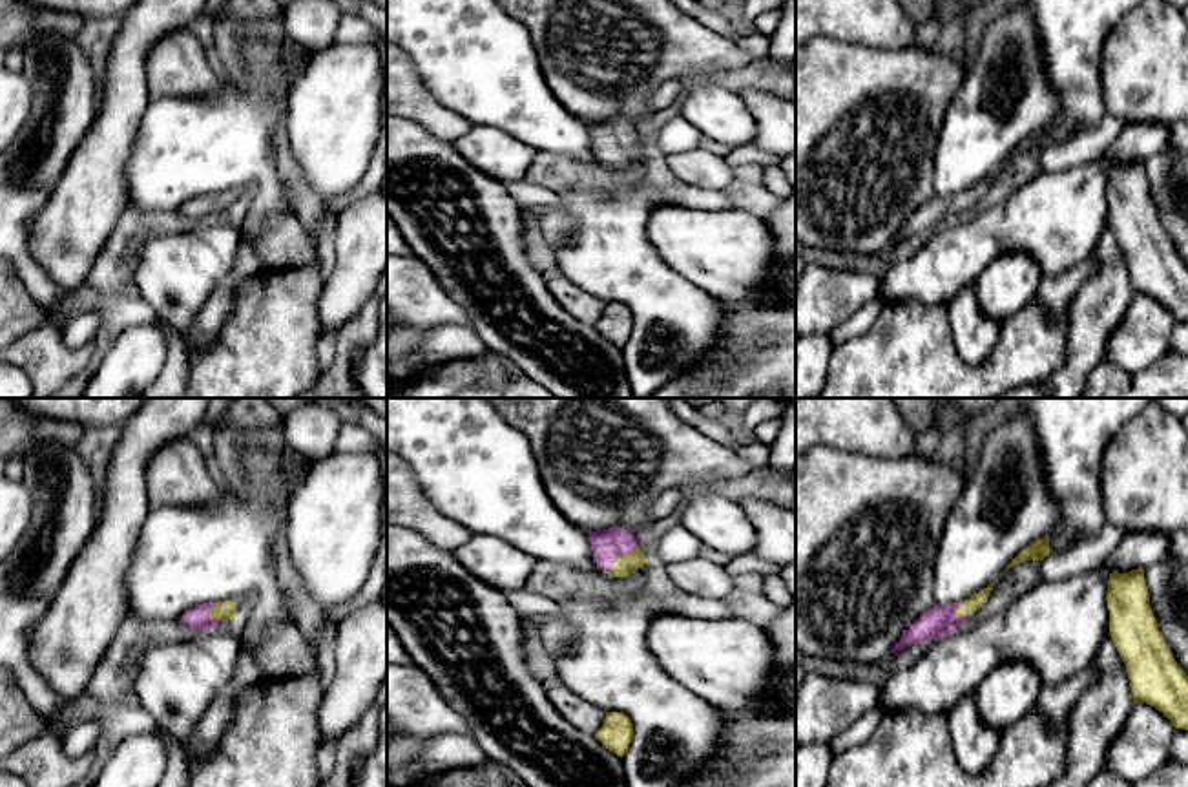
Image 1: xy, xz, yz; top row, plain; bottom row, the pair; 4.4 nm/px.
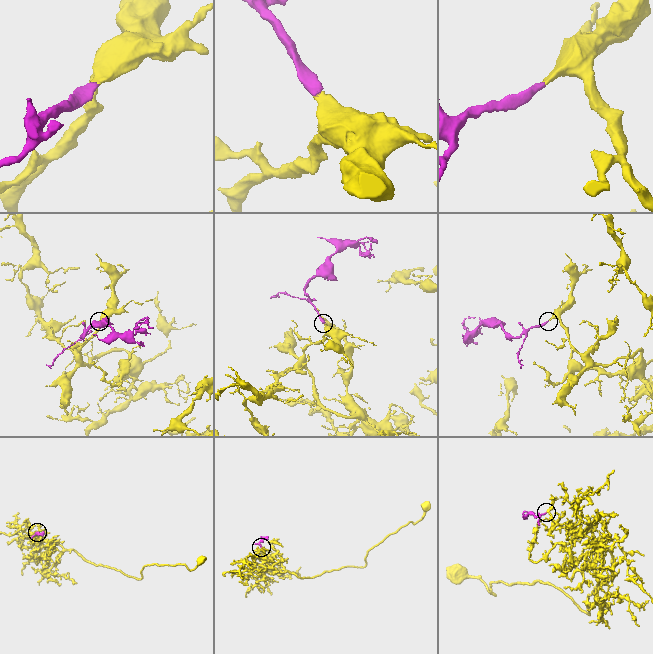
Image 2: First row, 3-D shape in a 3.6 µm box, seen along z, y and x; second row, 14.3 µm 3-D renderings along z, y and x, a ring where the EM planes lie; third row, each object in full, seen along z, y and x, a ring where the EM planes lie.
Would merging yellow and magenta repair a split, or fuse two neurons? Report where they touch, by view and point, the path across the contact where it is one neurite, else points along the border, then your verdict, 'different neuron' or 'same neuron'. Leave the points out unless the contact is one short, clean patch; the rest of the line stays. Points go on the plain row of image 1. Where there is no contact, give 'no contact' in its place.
contact xz (617, 148); way xz (625, 156), (617, 148), (606, 136); same neuron

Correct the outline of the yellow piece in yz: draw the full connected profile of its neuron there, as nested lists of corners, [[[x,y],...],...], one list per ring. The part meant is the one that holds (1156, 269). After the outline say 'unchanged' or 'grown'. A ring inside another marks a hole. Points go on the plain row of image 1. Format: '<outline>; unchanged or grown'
[[[1144,159],[1110,164],[1110,226],[1126,256],[1135,294],[1162,303],[1188,321],[1188,267],[1170,243],[1152,203]]]; unchanged

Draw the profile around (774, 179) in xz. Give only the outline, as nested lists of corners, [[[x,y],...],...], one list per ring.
[[[781,166],[765,168],[763,186],[781,199],[787,199],[794,192]]]

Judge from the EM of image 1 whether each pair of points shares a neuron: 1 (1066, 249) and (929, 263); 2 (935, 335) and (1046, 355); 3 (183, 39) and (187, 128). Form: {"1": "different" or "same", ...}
{"1": "same", "2": "same", "3": "different"}

